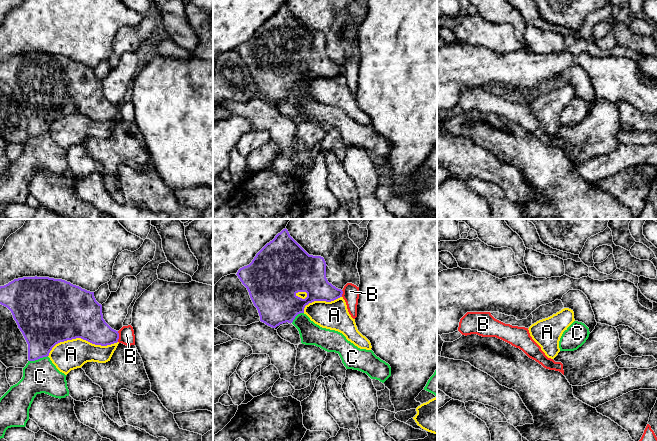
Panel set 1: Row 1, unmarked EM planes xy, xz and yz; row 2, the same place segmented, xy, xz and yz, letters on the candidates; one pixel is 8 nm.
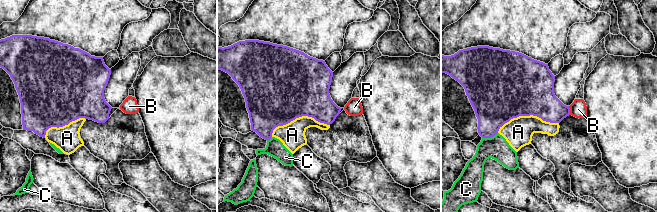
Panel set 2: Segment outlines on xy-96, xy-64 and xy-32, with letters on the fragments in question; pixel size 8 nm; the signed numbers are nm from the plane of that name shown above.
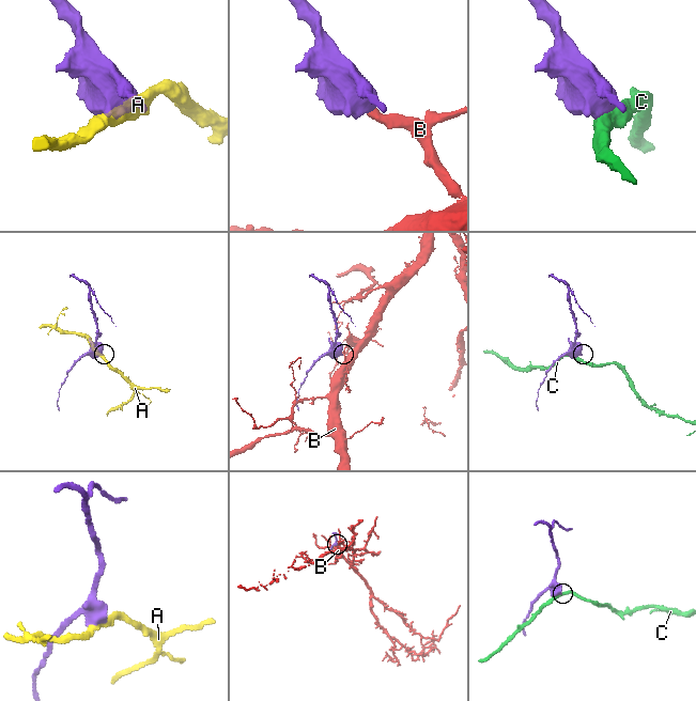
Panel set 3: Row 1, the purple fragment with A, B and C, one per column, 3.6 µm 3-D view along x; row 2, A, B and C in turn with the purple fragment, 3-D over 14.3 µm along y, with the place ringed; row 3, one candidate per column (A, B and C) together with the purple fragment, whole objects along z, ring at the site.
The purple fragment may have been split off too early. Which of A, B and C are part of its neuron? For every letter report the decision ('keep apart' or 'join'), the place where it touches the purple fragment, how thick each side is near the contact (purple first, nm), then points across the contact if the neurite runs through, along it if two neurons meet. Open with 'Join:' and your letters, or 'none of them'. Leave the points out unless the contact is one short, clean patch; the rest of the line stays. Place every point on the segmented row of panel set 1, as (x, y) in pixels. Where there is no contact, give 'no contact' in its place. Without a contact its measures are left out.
Join: none of them
A: keep apart; contact xy (80, 337); calibres 460 and 240 nm
B: keep apart; contact xy (118, 336); calibres 240 and 130 nm
C: keep apart; contact xy (38, 358); calibres 320 and 280 nm

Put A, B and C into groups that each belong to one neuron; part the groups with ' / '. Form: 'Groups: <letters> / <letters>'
Groups: A / B / C

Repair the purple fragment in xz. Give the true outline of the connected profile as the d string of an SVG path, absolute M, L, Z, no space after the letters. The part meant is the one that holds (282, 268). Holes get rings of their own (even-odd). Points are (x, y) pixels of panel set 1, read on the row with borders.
M285 228L256 254L249 265L240 268L236 275L247 288L260 321L276 328L286 322L292 323L298 314L304 313L309 303L331 302L342 297L343 291L328 282L326 266L323 257L309 255Z

